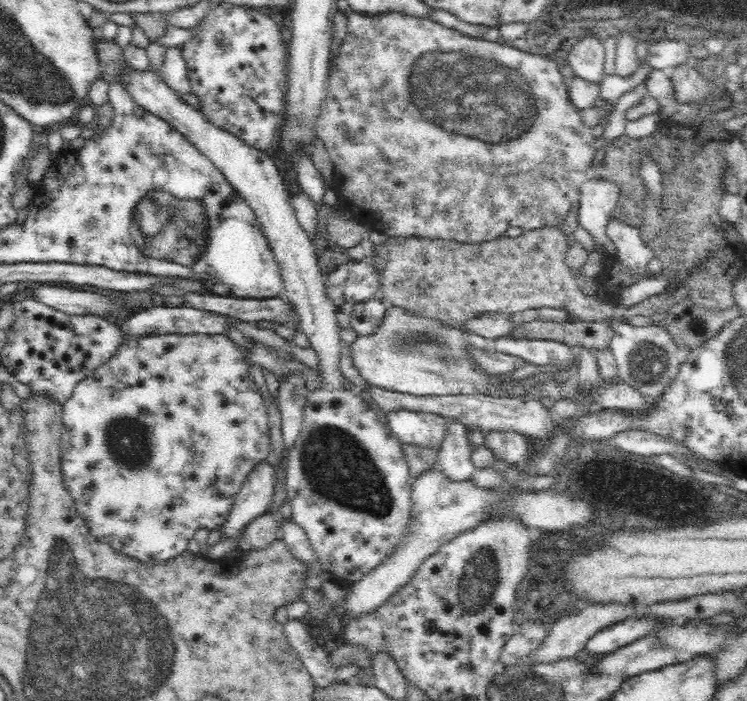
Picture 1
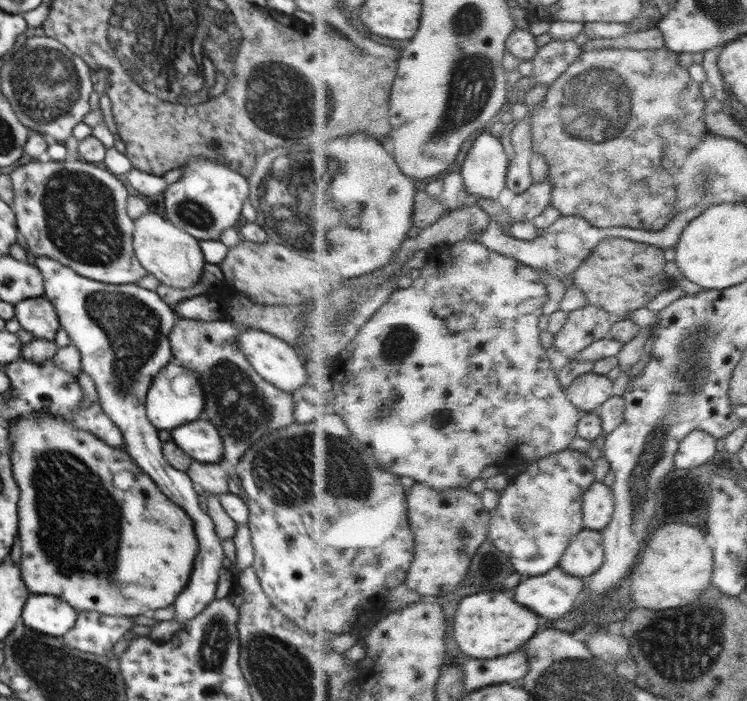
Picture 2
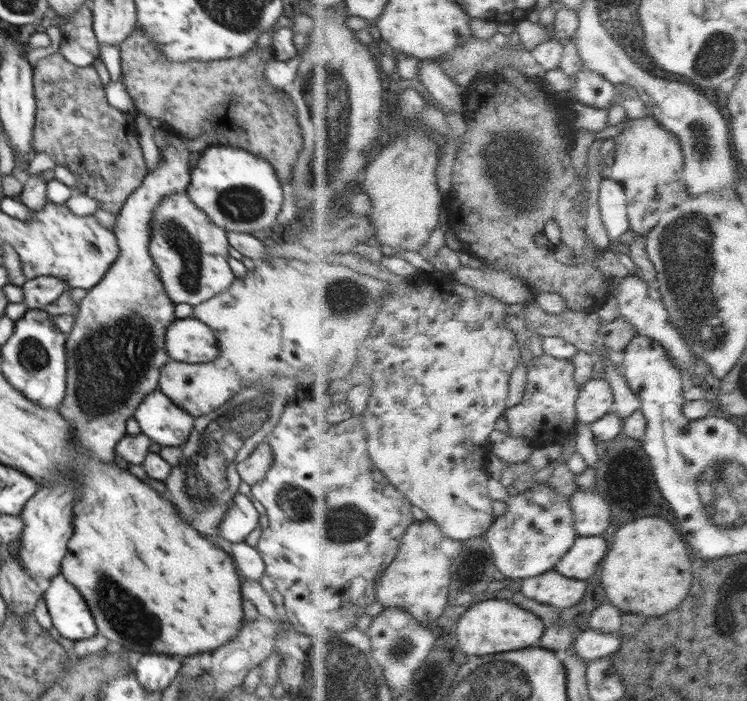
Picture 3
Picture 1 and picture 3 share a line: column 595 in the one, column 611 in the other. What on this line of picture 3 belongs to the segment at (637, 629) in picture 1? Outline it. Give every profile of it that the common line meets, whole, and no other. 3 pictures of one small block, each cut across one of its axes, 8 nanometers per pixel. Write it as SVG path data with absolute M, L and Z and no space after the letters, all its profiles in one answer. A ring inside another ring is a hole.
M590 627L586 632L579 633L576 650L590 663L617 653L623 642L623 636L620 634L606 634L602 630Z

